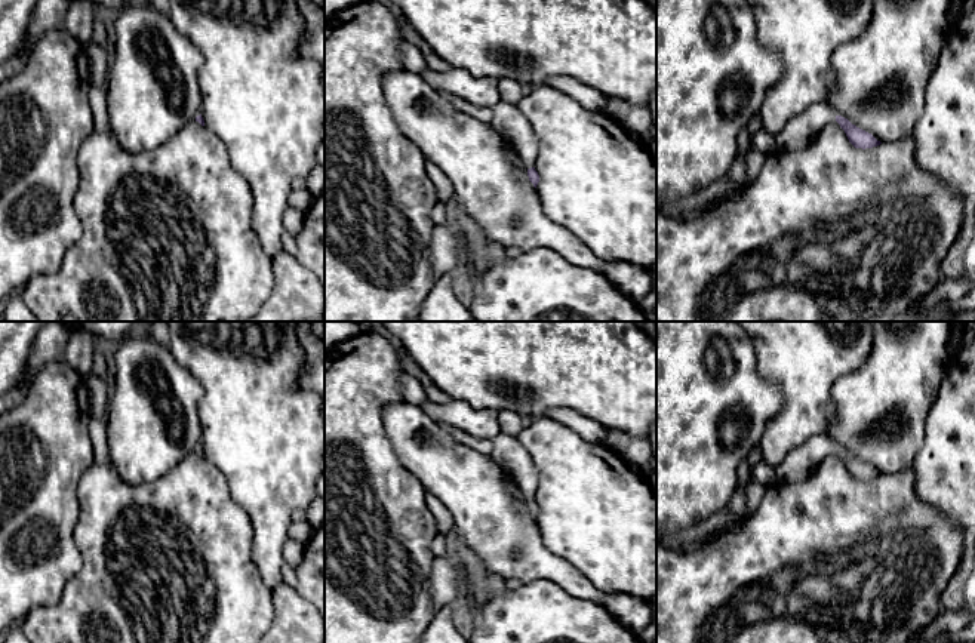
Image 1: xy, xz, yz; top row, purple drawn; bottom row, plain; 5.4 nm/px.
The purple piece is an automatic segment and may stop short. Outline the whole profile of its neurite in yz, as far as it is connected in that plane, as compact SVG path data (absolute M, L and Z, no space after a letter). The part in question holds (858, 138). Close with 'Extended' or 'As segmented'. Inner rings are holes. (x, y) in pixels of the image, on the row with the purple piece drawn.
M813 104L790 119L775 136L775 151L797 151L806 148L830 121L837 121L855 148L873 148L880 145L871 133L856 127L848 119L836 116L828 105Z. Extended

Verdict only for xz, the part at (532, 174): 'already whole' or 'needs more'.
needs more

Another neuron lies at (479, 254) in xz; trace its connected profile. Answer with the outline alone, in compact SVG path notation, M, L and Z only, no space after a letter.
M461 209L462 230L459 233L462 247L462 265L465 265L474 280L490 268L502 264L510 250L490 241L483 230L471 221Z

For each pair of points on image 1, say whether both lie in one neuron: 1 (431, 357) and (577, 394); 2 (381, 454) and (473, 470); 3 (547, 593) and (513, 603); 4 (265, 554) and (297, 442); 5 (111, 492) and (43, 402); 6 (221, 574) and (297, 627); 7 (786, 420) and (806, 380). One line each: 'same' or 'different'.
1: same
2: different
3: same
4: same
5: different
6: different
7: same

